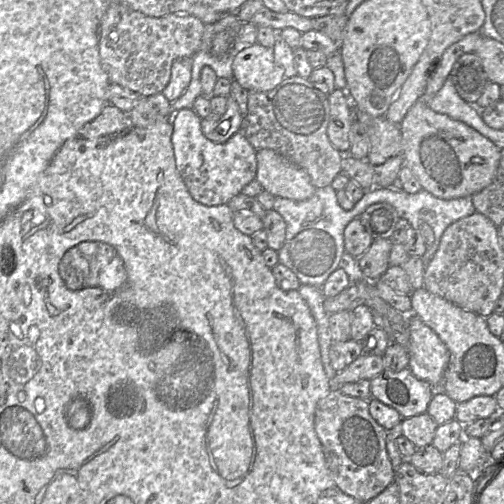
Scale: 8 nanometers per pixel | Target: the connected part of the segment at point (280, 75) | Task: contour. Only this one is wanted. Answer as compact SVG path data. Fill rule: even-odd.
M258 43L236 49L232 70L232 80L254 92L272 90L285 78L283 67L274 59L273 48Z

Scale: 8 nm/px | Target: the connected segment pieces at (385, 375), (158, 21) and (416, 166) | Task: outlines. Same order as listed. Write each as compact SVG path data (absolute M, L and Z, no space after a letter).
M409 367L398 372L384 370L370 383L371 397L396 409L402 418L427 412L436 390L428 382L414 376Z
M114 2L99 21L98 48L101 66L110 83L119 84L142 96L163 91L171 66L178 58L192 58L201 46L204 23L188 14L147 16Z
M419 99L399 124L405 151L405 165L422 188L441 199L472 196L494 180L499 149L490 139L467 124L433 111Z

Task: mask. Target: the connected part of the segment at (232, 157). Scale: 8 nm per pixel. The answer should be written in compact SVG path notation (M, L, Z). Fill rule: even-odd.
M192 108L176 111L171 119L172 145L176 168L191 196L206 206L226 204L256 179L256 149L241 131L223 143L207 139L201 130L201 118Z

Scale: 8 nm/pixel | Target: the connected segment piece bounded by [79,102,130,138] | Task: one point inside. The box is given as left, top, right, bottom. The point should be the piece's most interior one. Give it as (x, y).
(111, 119)

